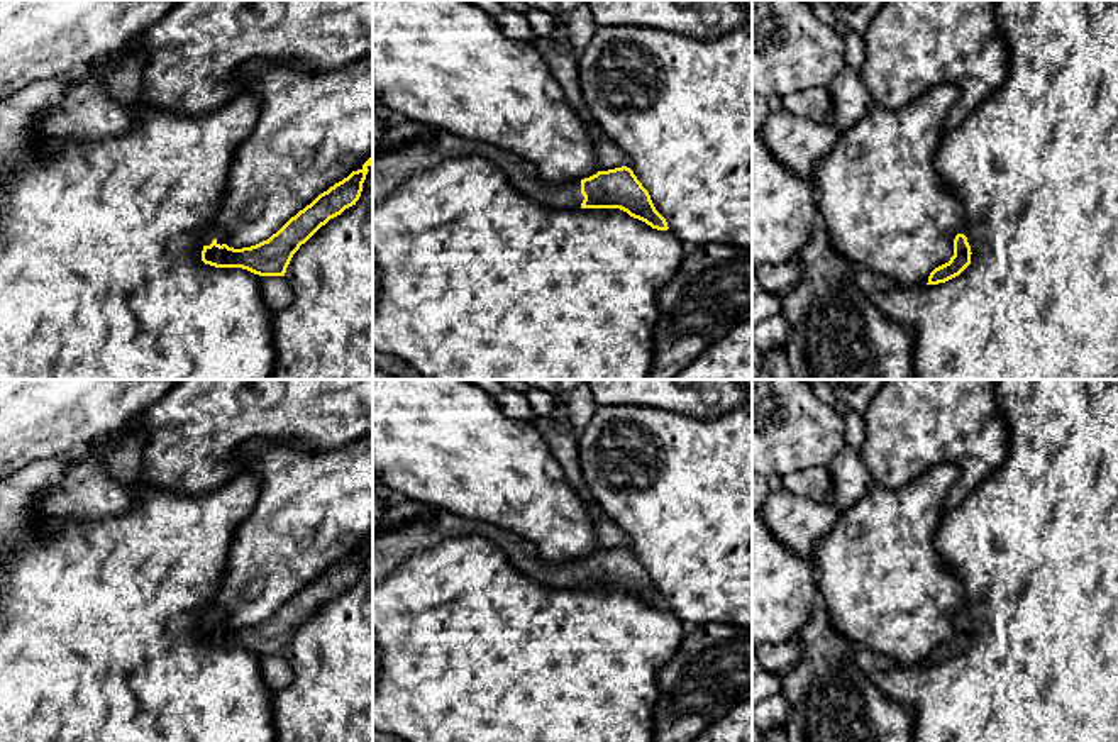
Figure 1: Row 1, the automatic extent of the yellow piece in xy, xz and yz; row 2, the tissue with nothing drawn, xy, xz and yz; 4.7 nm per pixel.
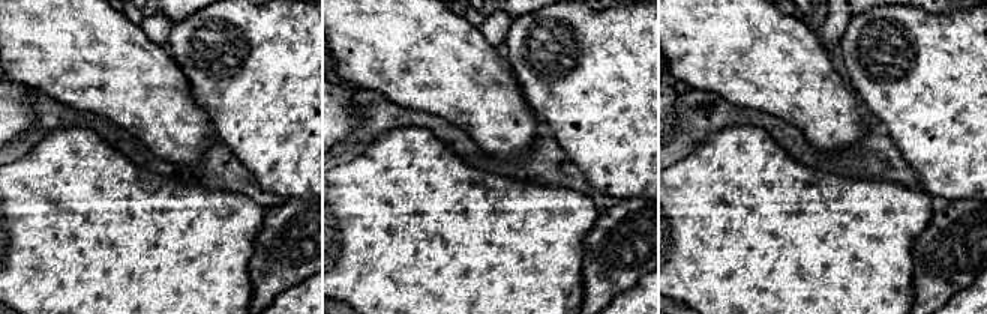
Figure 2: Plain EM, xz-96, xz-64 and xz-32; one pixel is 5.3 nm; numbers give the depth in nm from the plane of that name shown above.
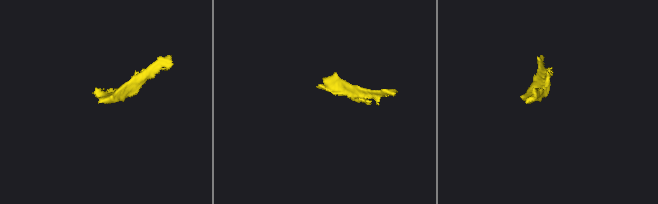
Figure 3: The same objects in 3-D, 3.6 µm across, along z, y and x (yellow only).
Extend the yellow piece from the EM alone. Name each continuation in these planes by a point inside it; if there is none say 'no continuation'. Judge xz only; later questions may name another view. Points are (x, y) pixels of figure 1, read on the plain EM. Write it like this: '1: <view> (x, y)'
1: xz (409, 527)

